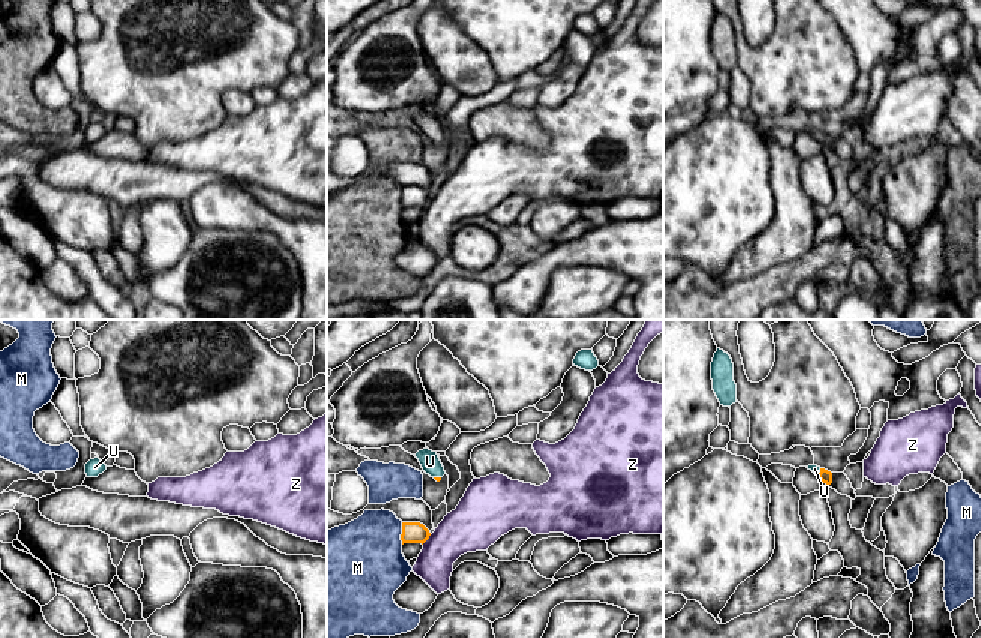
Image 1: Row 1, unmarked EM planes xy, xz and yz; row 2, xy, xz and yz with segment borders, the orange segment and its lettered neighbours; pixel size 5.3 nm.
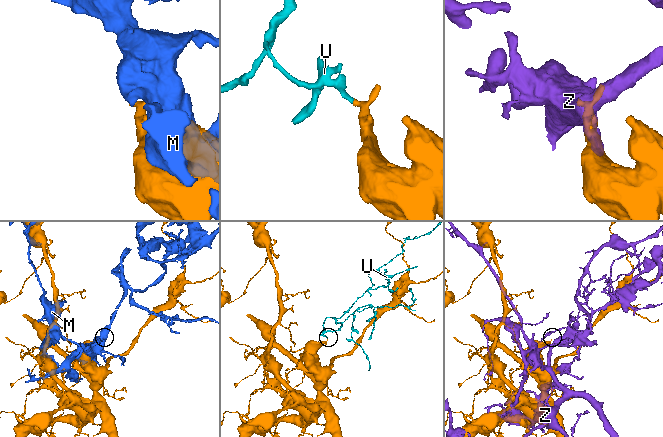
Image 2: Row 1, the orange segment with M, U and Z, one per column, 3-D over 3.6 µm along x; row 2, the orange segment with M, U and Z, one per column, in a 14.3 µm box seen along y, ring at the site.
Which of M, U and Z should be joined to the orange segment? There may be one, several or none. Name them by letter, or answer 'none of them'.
U

